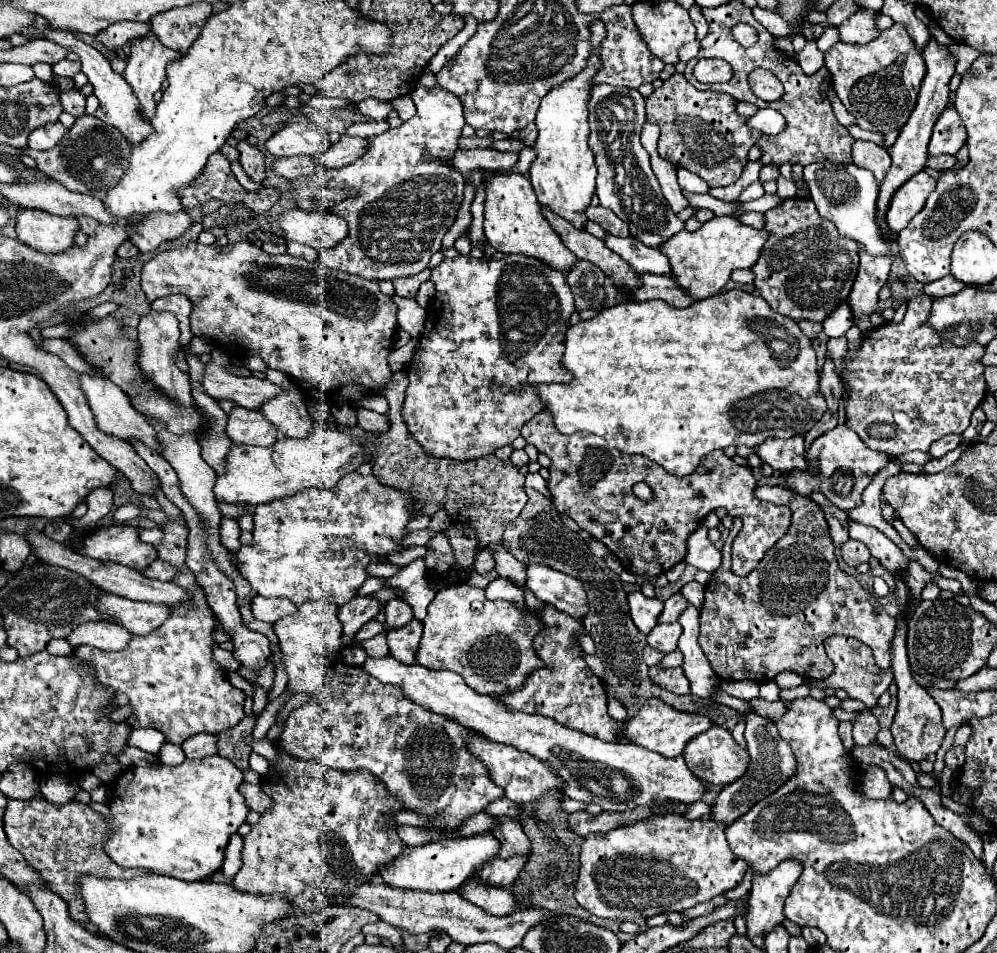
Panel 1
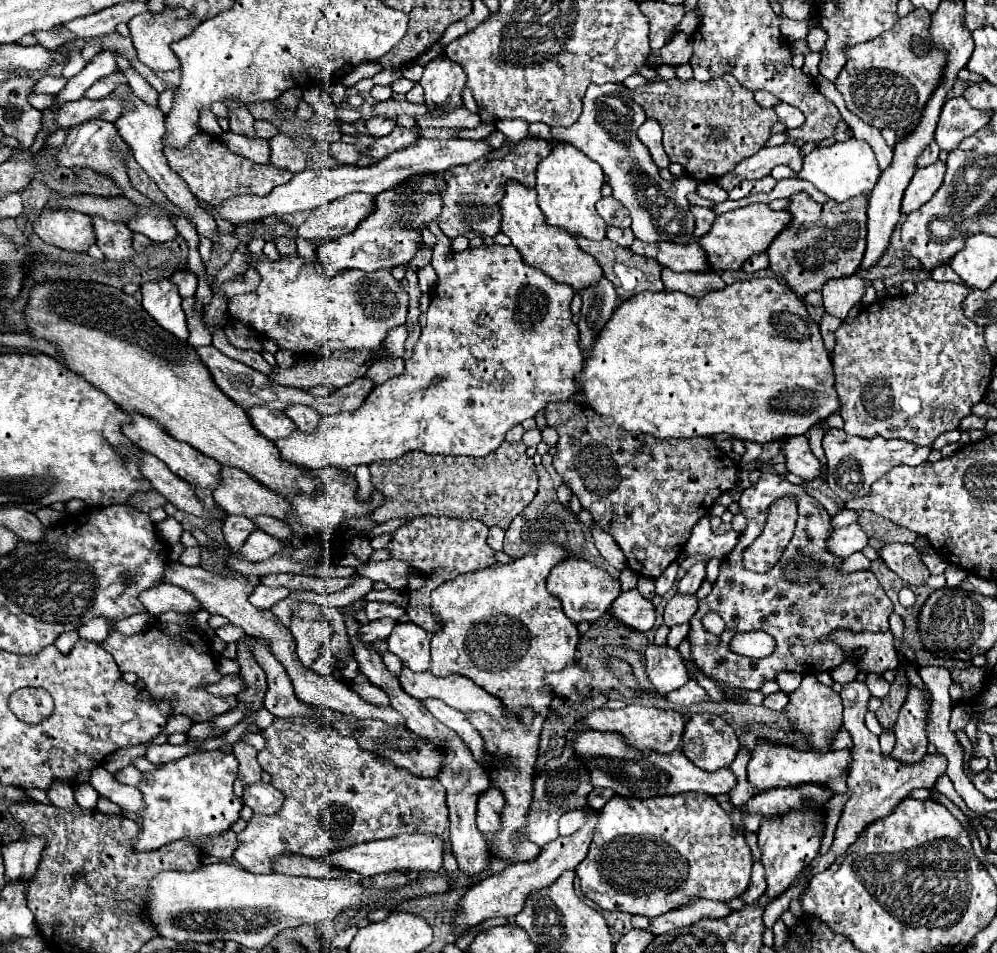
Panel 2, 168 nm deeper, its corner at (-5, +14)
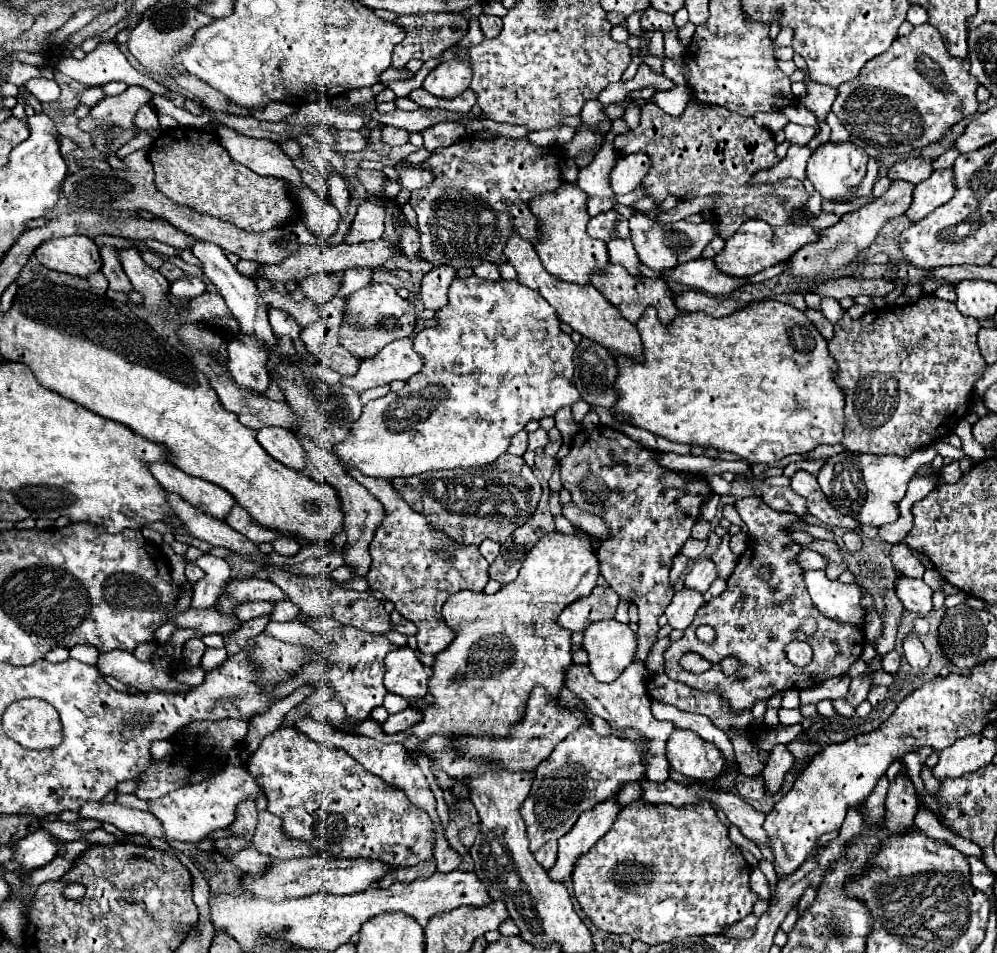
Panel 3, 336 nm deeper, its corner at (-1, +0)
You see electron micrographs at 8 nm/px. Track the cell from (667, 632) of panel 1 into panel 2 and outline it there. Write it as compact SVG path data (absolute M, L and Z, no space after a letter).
M676 594L664 608L664 624L668 628L676 626L676 624L684 624L690 622L690 618L694 616L698 608L698 600L696 596L684 596L684 594Z

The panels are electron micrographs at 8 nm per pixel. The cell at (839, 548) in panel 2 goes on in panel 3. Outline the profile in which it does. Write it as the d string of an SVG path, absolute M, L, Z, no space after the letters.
M802 550L796 556L796 562L802 570L826 570L826 566L828 566L826 558L818 552L812 552L812 550Z

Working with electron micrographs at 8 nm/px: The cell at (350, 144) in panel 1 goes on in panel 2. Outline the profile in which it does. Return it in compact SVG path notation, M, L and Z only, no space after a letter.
M374 116L374 118L366 120L364 126L366 126L368 134L376 138L376 136L386 136L388 132L392 132L392 128L396 126L396 122L392 118L388 118L388 116Z

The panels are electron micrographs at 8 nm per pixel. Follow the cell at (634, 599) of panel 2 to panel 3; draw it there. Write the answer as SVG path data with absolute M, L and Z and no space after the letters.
M616 620L594 622L584 630L582 648L588 652L588 668L600 682L616 680L632 662L636 634Z

